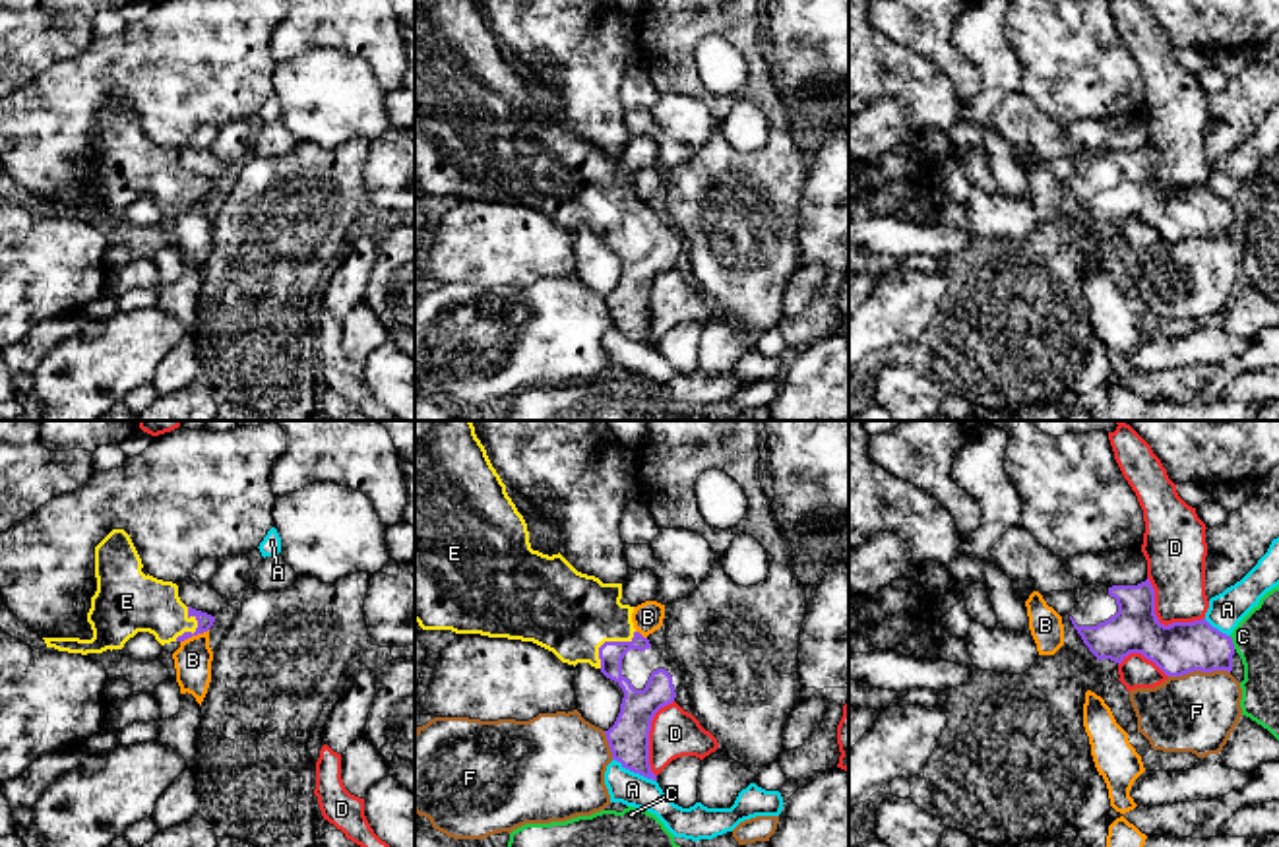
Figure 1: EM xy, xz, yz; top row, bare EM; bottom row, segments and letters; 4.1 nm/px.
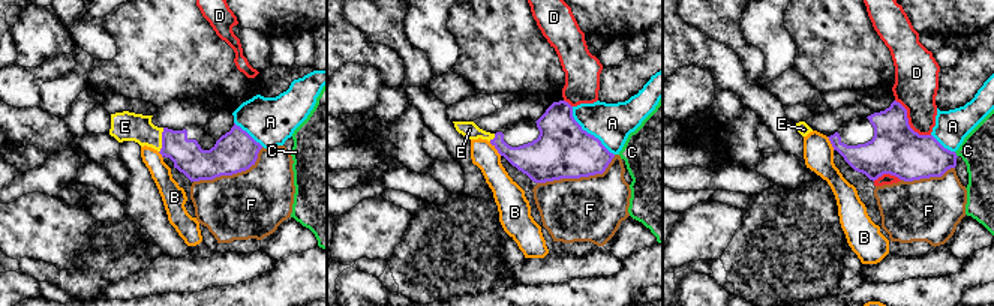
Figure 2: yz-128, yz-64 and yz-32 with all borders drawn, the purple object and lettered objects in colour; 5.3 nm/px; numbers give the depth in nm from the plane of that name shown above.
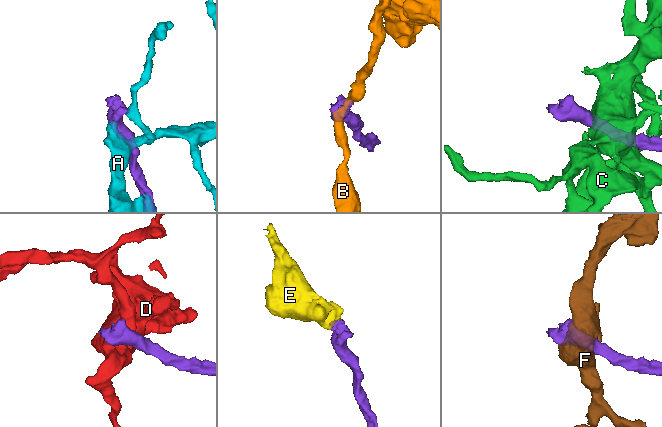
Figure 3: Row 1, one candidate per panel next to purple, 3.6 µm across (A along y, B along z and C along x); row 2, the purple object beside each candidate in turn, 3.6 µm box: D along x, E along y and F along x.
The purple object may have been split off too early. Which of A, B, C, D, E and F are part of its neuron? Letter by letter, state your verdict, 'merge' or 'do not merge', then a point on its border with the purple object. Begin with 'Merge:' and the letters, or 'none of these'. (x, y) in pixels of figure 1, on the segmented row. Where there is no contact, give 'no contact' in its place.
Merge: E
A: do not merge; meets purple in xz at (634, 772)
B: do not merge; meets purple in xy at (194, 634)
C: do not merge; meets purple in yz at (1231, 642)
D: do not merge; meets purple in yz at (1157, 621)
E: merge; meets purple in xz at (609, 642)
F: do not merge; meets purple in yz at (1198, 669)

